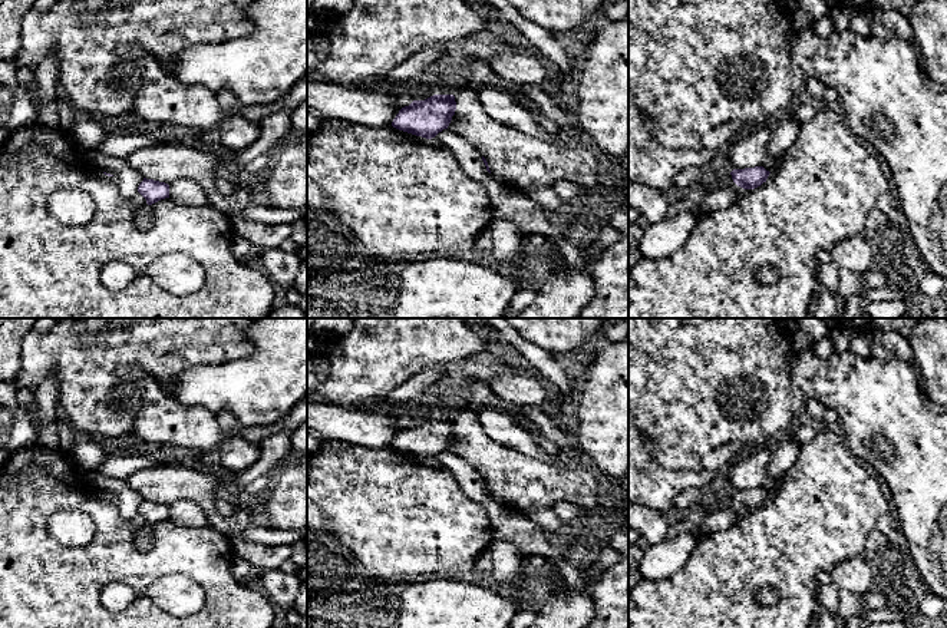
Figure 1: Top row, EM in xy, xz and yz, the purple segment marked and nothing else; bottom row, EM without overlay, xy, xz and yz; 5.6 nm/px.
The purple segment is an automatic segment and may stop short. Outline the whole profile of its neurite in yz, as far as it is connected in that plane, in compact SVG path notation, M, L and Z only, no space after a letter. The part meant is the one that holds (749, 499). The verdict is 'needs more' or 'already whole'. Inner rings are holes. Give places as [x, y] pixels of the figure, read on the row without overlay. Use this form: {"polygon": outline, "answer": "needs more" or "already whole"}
{"polygon": "M763 487L733 490L730 493L733 503L743 510L755 510L766 503L769 492Z", "answer": "already whole"}

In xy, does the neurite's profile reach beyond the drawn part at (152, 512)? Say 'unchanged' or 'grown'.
unchanged

